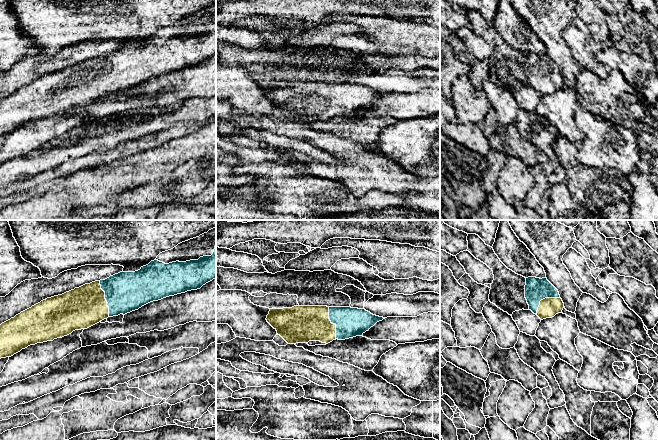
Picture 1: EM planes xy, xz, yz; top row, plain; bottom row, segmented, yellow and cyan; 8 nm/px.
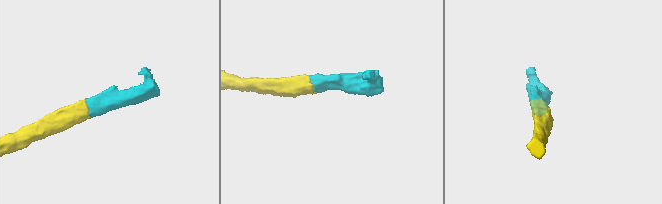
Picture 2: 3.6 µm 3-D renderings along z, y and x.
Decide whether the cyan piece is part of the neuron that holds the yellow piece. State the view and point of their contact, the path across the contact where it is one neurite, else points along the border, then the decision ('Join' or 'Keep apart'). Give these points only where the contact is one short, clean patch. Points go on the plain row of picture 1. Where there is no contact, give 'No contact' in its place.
Touches yellow at xy (105, 75). Path across: xy (83, 83), (100, 75), (105, 75), (125, 68). Join

